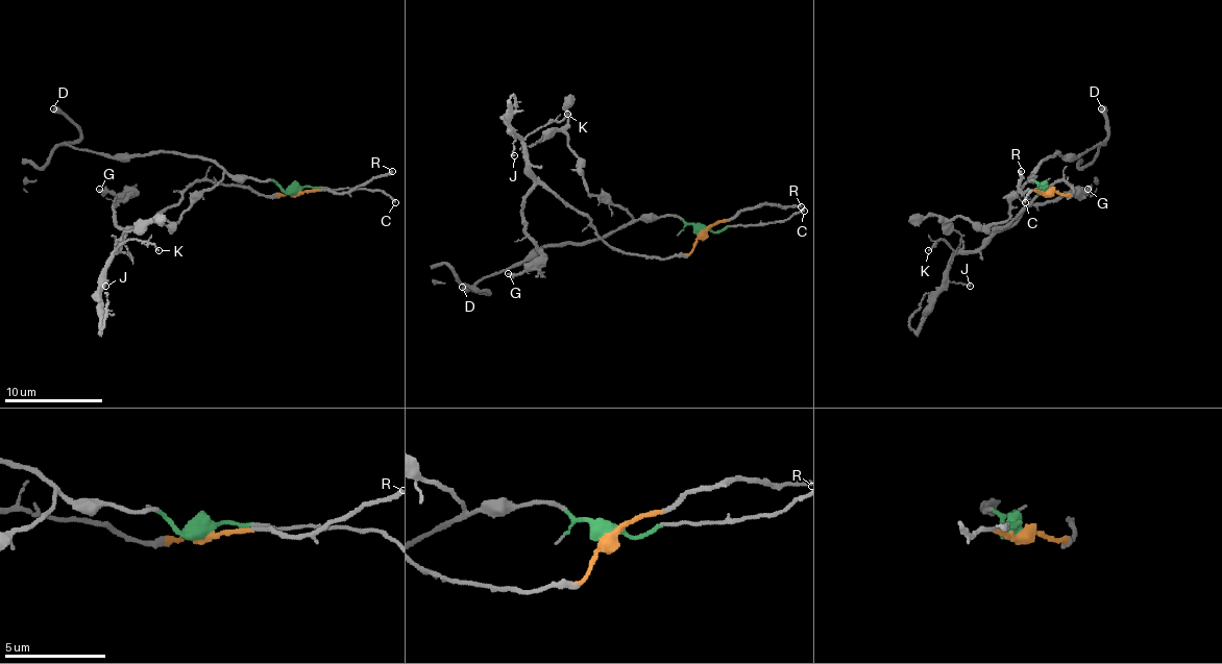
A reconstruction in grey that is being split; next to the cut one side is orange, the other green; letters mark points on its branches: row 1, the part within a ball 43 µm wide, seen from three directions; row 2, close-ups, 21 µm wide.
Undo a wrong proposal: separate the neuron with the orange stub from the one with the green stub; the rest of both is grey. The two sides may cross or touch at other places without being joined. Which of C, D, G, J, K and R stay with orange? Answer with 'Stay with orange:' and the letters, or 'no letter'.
Stay with orange: G, J, K, R

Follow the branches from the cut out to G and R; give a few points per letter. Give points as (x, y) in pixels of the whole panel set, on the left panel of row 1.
G: (295, 194), (277, 196), (194, 181), (175, 205), (128, 230), (114, 220), (114, 208), (130, 194), (99, 189)
R: (295, 194), (334, 194), (357, 189), (393, 171)

